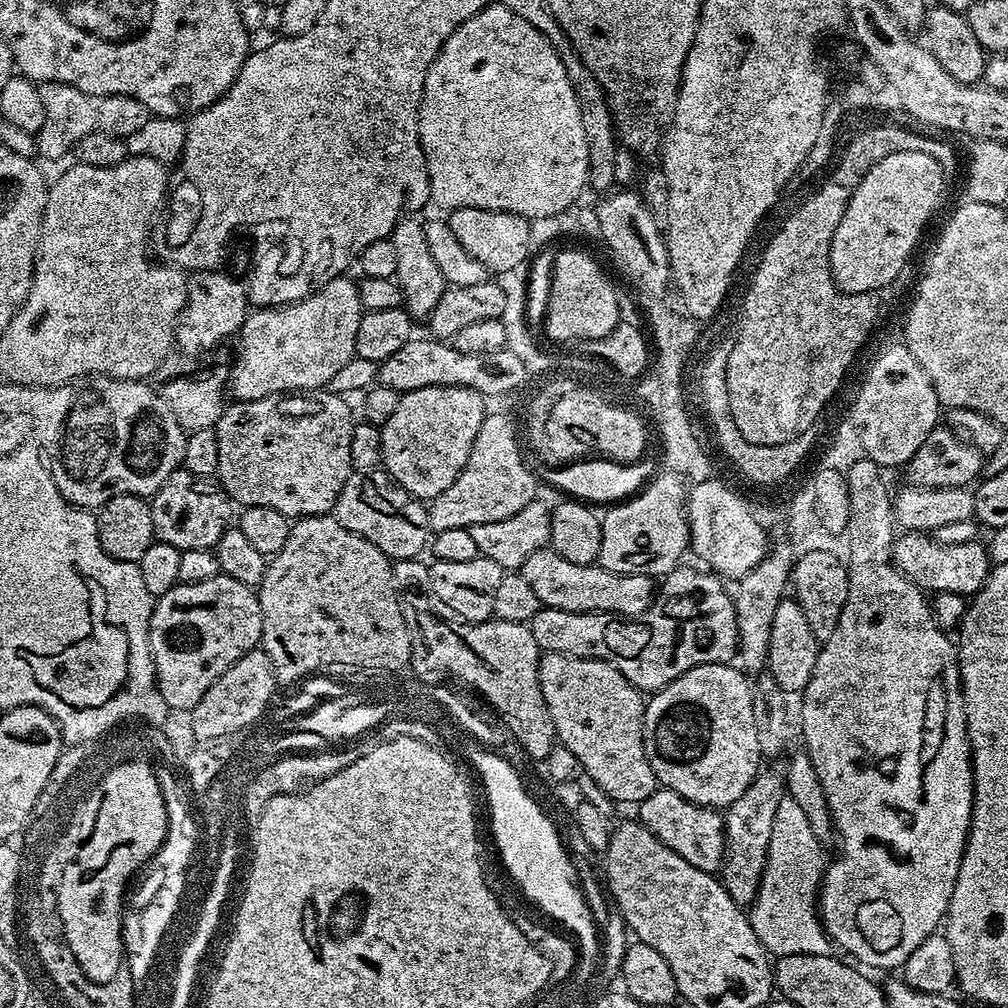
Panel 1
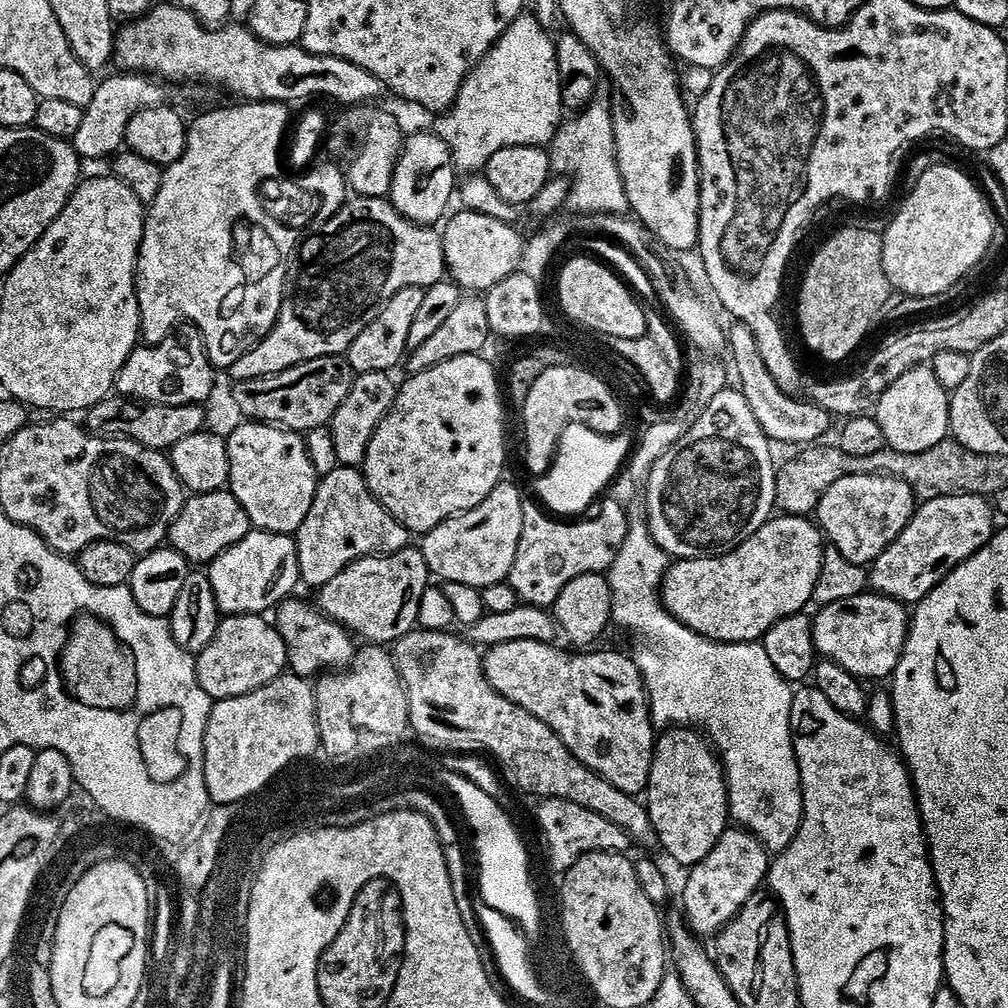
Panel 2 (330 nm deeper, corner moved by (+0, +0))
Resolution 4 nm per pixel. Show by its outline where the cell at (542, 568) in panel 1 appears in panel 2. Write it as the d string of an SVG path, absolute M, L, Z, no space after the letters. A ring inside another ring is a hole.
M787 514L777 515L775 518L769 519L767 524L763 524L756 533L749 535L748 540L742 541L735 551L726 553L720 557L706 557L703 560L681 560L677 559L675 563L669 567L664 574L664 583L660 585L660 596L665 611L669 613L685 628L689 628L692 632L696 632L699 636L704 636L708 640L714 640L721 644L750 644L753 642L763 641L766 633L787 616L798 616L805 611L807 604L813 603L812 595L814 594L814 586L818 582L818 574L822 570L822 558L824 557L824 549L826 537L819 527L811 519L803 516L790 516Z

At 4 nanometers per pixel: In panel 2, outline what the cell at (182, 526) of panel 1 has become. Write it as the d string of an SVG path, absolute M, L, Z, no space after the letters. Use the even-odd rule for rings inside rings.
M232 491L202 492L185 499L178 518L168 531L168 540L178 554L187 558L189 565L208 566L226 550L242 542L242 538L246 538L251 531L252 519L246 514L246 510L242 510L242 502L238 502Z

